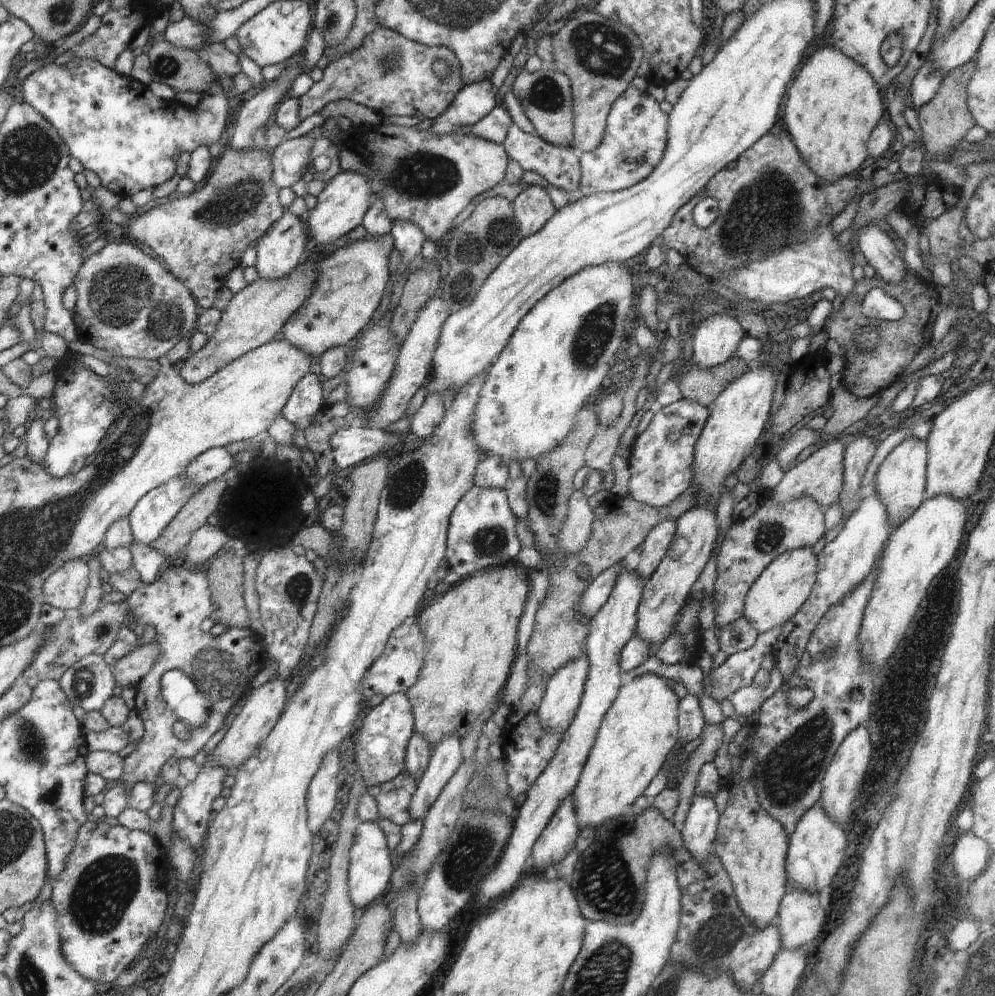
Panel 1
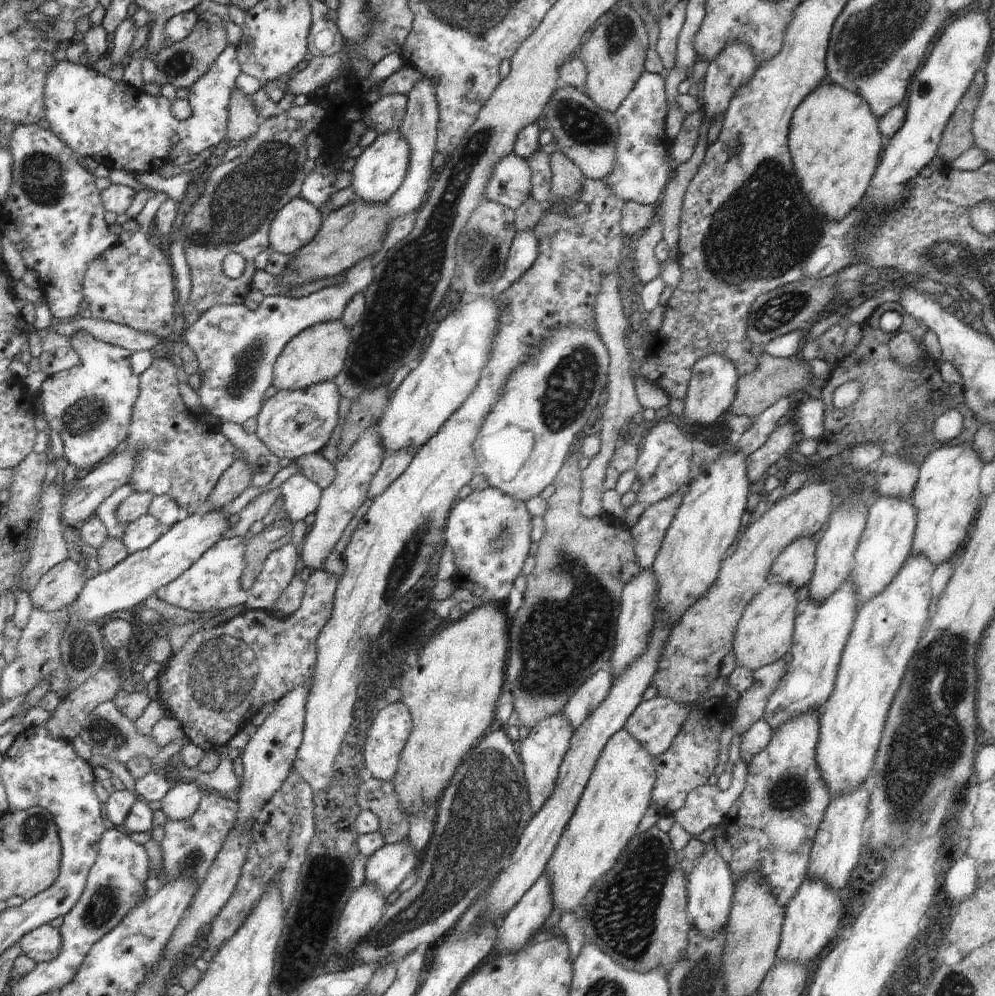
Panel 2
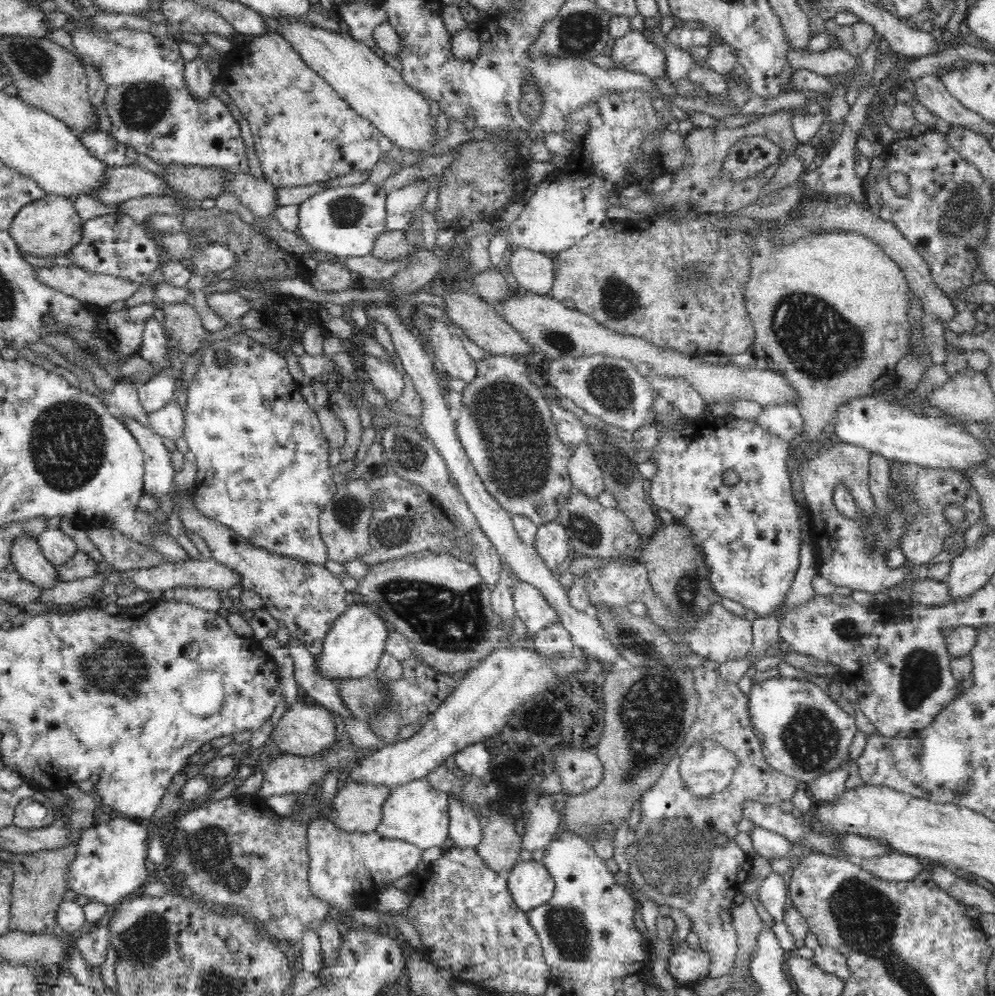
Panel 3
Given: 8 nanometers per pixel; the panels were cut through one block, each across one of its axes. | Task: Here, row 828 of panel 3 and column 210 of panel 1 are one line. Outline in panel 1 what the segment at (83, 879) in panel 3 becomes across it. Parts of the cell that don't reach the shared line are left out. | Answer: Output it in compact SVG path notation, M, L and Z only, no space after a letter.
M80 57L43 66L29 75L21 88L24 102L58 131L83 168L97 174L101 186L126 199L147 186L156 188L170 180L175 174L172 157L176 152L225 142L228 110L233 106L218 79L201 93L195 107L185 107L176 100L160 100L121 78L114 69Z

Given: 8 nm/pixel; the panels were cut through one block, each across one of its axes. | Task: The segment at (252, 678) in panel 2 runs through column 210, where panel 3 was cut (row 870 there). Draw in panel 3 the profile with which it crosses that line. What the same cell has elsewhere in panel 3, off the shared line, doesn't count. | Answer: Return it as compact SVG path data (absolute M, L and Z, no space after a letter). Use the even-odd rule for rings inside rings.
M698 666L693 670L694 687L698 691L698 708L695 721L692 723L690 732L682 746L678 747L676 754L664 767L664 772L660 778L646 791L643 792L641 800L641 818L633 830L632 844L625 851L625 857L629 864L630 877L637 890L641 890L647 899L654 901L659 906L670 906L671 909L681 910L691 920L691 931L695 932L699 938L700 948L712 957L710 964L710 977L726 976L738 958L738 937L736 929L732 925L732 909L736 894L741 890L741 886L751 877L751 858L738 847L734 836L738 834L737 824L743 818L743 802L748 799L760 801L765 805L780 805L782 802L792 800L800 782L793 776L786 776L783 772L772 768L762 754L762 746L758 736L754 735L751 720L749 717L747 696L734 682L724 681L717 670ZM696 740L716 740L726 750L734 753L738 759L735 773L731 778L731 784L725 792L710 795L706 800L694 796L684 784L679 766L682 755ZM719 834L727 834L729 841L726 845L719 844Z

